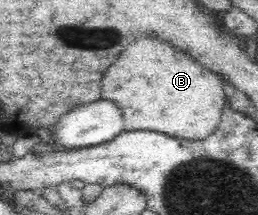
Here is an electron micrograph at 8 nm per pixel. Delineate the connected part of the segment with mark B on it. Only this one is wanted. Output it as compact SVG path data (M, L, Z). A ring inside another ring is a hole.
M143 35L133 39L133 43L119 53L119 57L105 71L100 89L101 100L111 101L121 111L124 130L152 130L173 138L201 140L213 134L219 126L221 111L227 103L224 85L221 77L182 49L173 47L166 39Z

